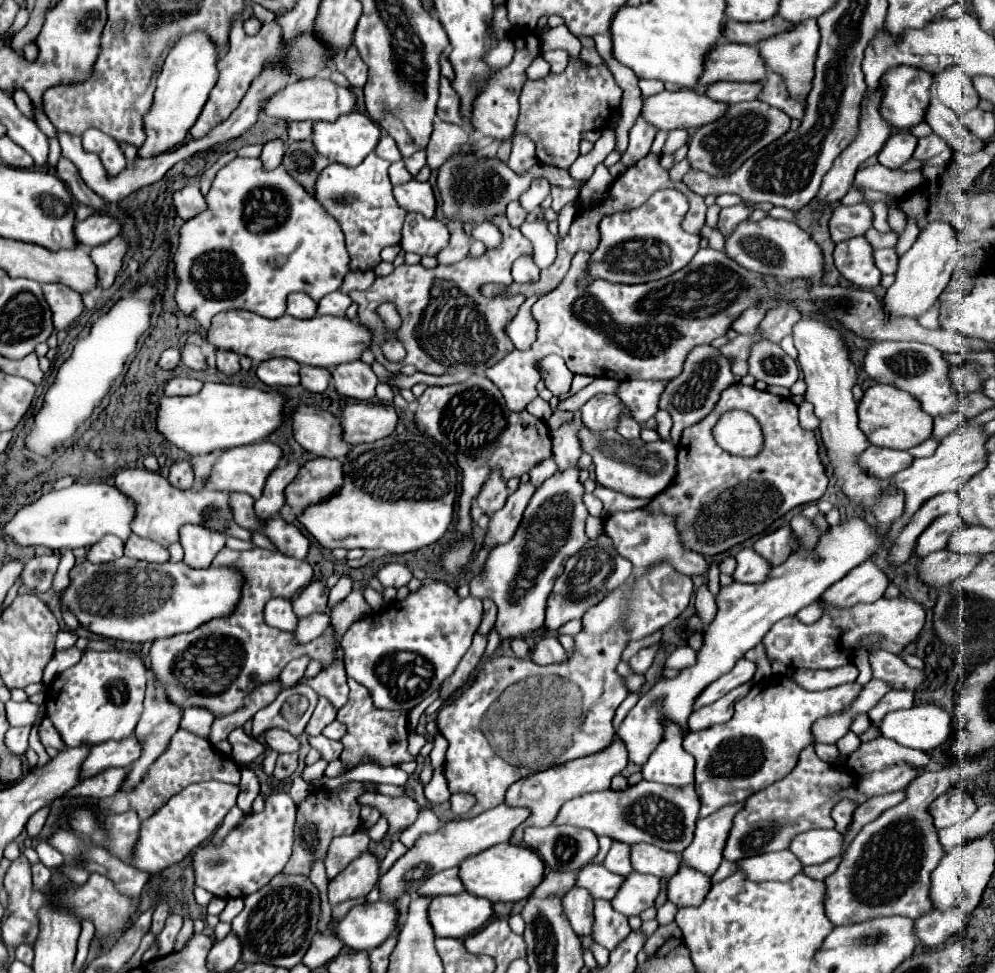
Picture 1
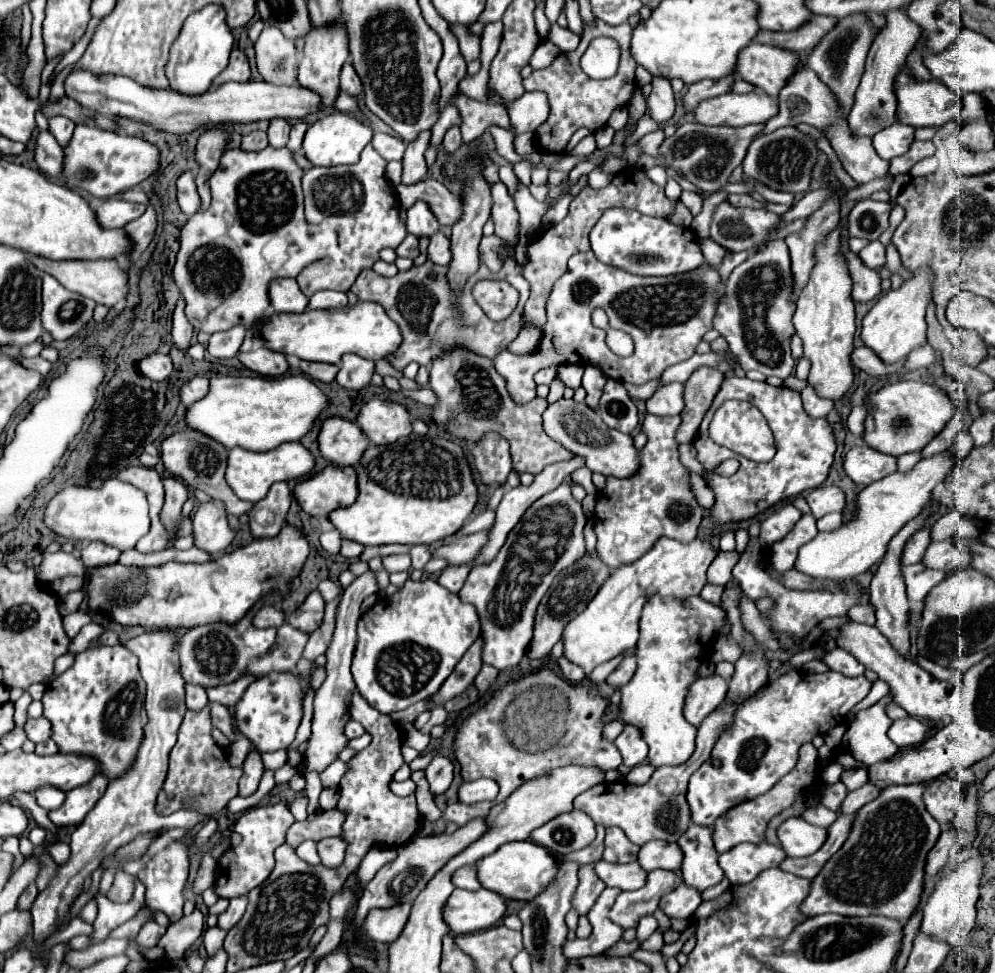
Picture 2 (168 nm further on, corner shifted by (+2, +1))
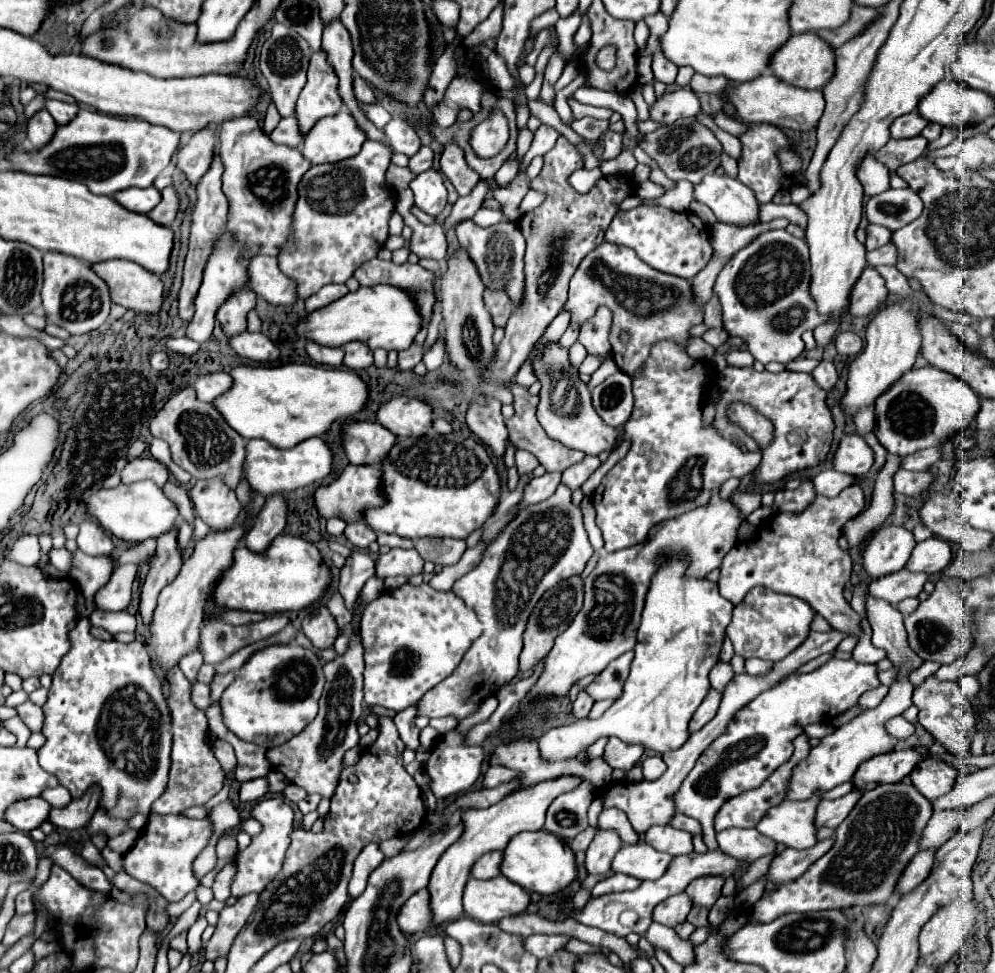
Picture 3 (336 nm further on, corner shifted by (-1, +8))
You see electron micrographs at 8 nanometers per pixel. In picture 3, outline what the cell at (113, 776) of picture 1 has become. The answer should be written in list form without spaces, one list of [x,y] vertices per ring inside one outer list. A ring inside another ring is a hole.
[[[97,785],[91,787],[85,797],[81,799],[73,799],[67,807],[63,809],[51,809],[51,815],[49,815],[49,821],[59,827],[59,829],[65,829],[65,831],[75,831],[75,829],[83,829],[89,825],[93,813],[97,811],[97,805],[99,805],[99,797],[101,793],[97,793]]]

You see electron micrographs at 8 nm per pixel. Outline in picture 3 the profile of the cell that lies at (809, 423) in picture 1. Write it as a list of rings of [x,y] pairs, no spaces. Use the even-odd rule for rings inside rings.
[[[821,361],[815,369],[813,369],[813,377],[817,381],[817,385],[825,391],[829,391],[835,383],[837,383],[837,371],[835,365],[831,361]]]

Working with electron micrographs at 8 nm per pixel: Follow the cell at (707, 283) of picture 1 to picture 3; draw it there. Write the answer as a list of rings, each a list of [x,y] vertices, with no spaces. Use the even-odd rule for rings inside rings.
[[[603,241],[581,261],[579,269],[575,271],[565,309],[573,313],[571,321],[581,325],[585,319],[595,315],[599,305],[607,305],[613,311],[613,329],[609,335],[613,359],[621,371],[633,375],[649,357],[649,349],[655,341],[671,339],[685,347],[689,329],[703,323],[703,311],[693,307],[689,297],[689,281],[651,269],[637,257],[637,253],[633,253],[633,249],[625,245],[609,245],[609,241]],[[623,331],[629,331],[627,343],[619,339]]]

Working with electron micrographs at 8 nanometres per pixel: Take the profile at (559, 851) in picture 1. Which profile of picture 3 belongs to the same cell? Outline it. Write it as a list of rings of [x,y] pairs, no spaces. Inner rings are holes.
[[[585,779],[581,781],[581,785],[577,785],[577,789],[561,793],[547,809],[545,829],[563,841],[571,841],[577,833],[581,833],[581,829],[585,829],[585,825],[589,825],[587,809],[593,797],[595,787]]]

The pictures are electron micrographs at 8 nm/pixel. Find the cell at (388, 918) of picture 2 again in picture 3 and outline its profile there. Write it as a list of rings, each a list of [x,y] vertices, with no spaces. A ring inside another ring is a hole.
[[[427,889],[417,891],[413,897],[405,901],[401,913],[397,915],[397,923],[403,933],[423,933],[433,927],[433,913]]]

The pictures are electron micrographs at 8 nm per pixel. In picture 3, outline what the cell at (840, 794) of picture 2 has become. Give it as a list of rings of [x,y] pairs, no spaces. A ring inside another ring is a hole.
[[[899,671],[899,681],[889,687],[887,697],[875,709],[867,709],[865,713],[855,717],[851,723],[837,727],[831,735],[825,735],[821,743],[809,751],[809,757],[805,757],[805,761],[799,761],[799,765],[793,769],[789,777],[789,791],[786,799],[806,800],[813,793],[817,793],[817,789],[829,791],[845,781],[851,781],[851,777],[855,775],[857,767],[863,761],[871,759],[877,753],[893,751],[897,745],[897,739],[885,733],[883,723],[895,715],[901,715],[905,709],[909,709],[913,705],[911,697],[913,697],[913,685],[909,683],[907,675]]]

